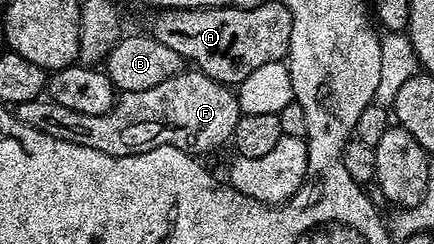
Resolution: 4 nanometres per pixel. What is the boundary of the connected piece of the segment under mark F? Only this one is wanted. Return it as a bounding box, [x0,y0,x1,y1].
[16,71,243,157]

